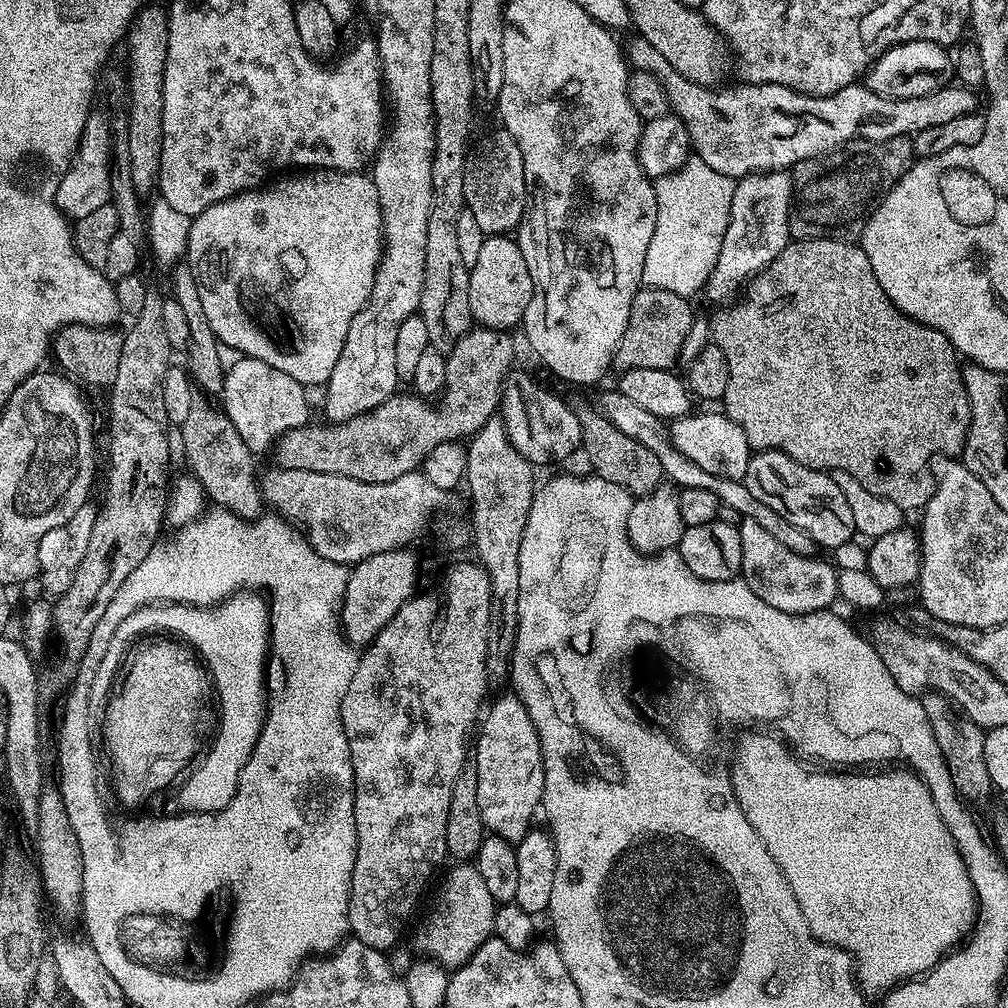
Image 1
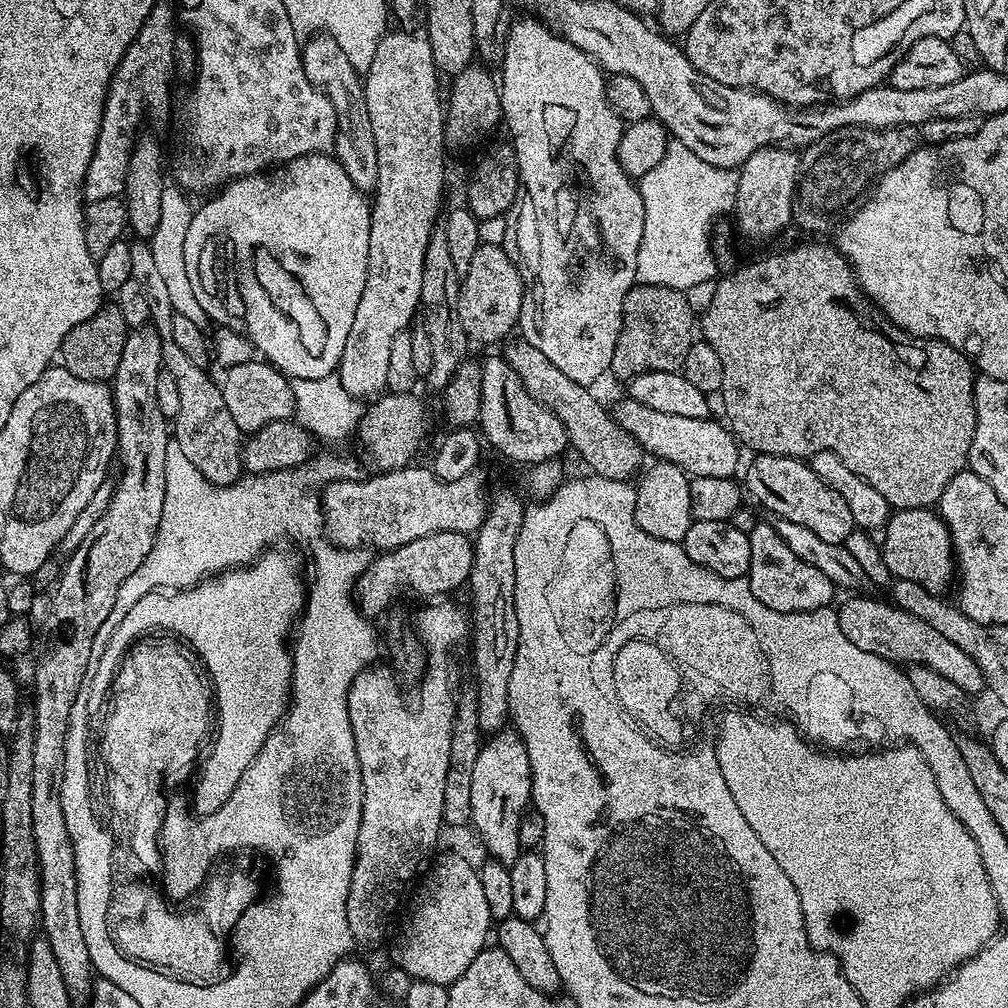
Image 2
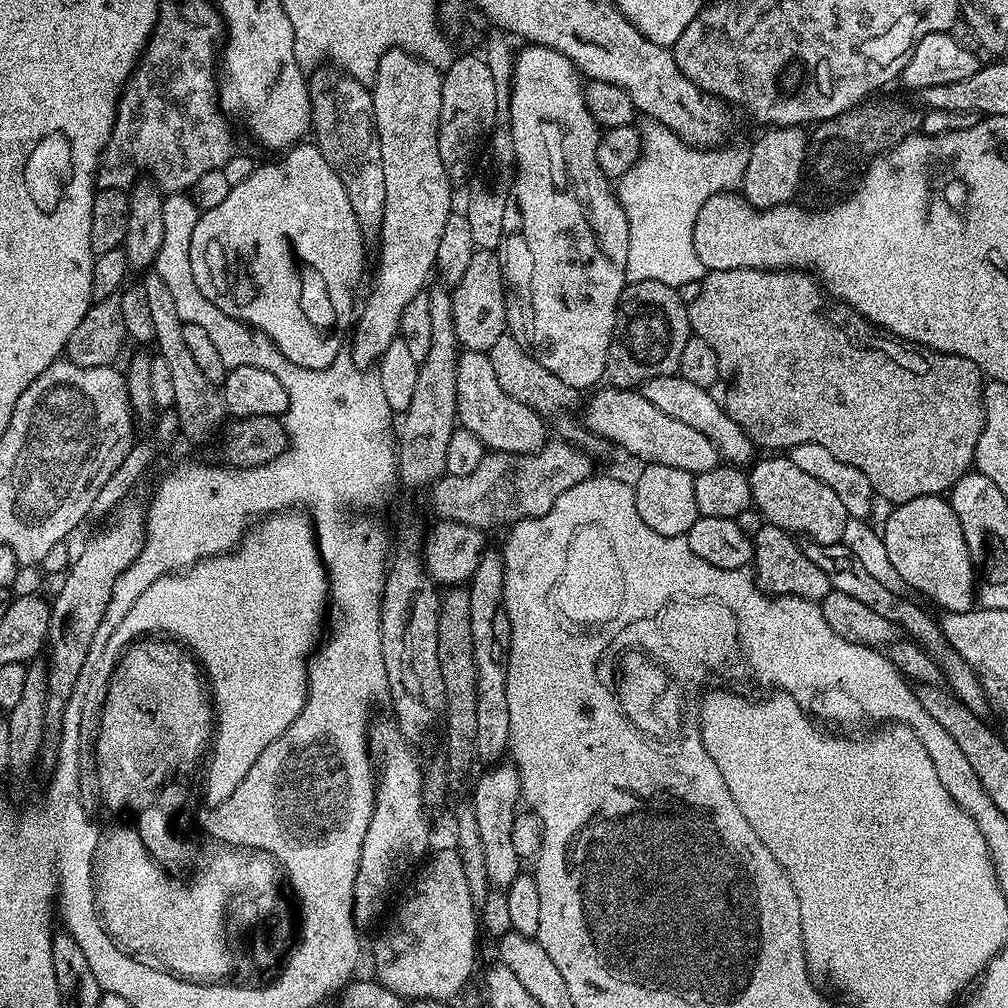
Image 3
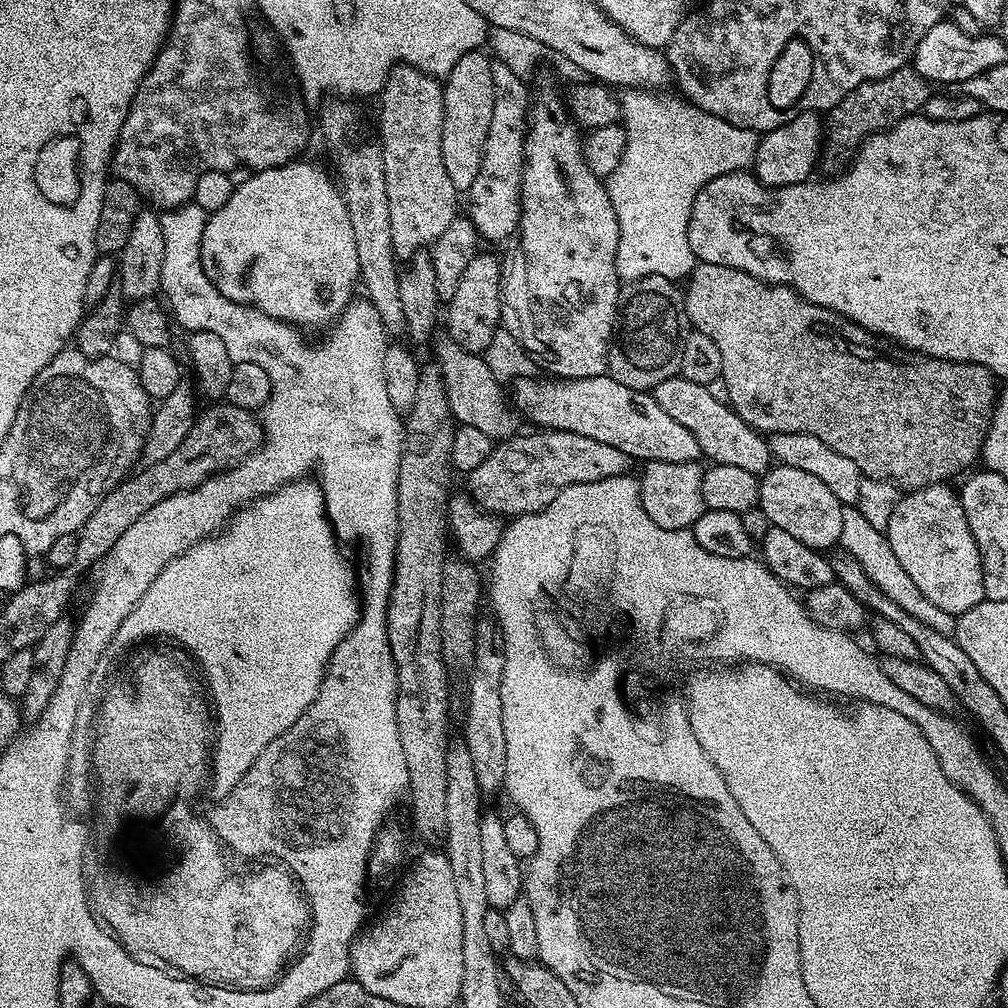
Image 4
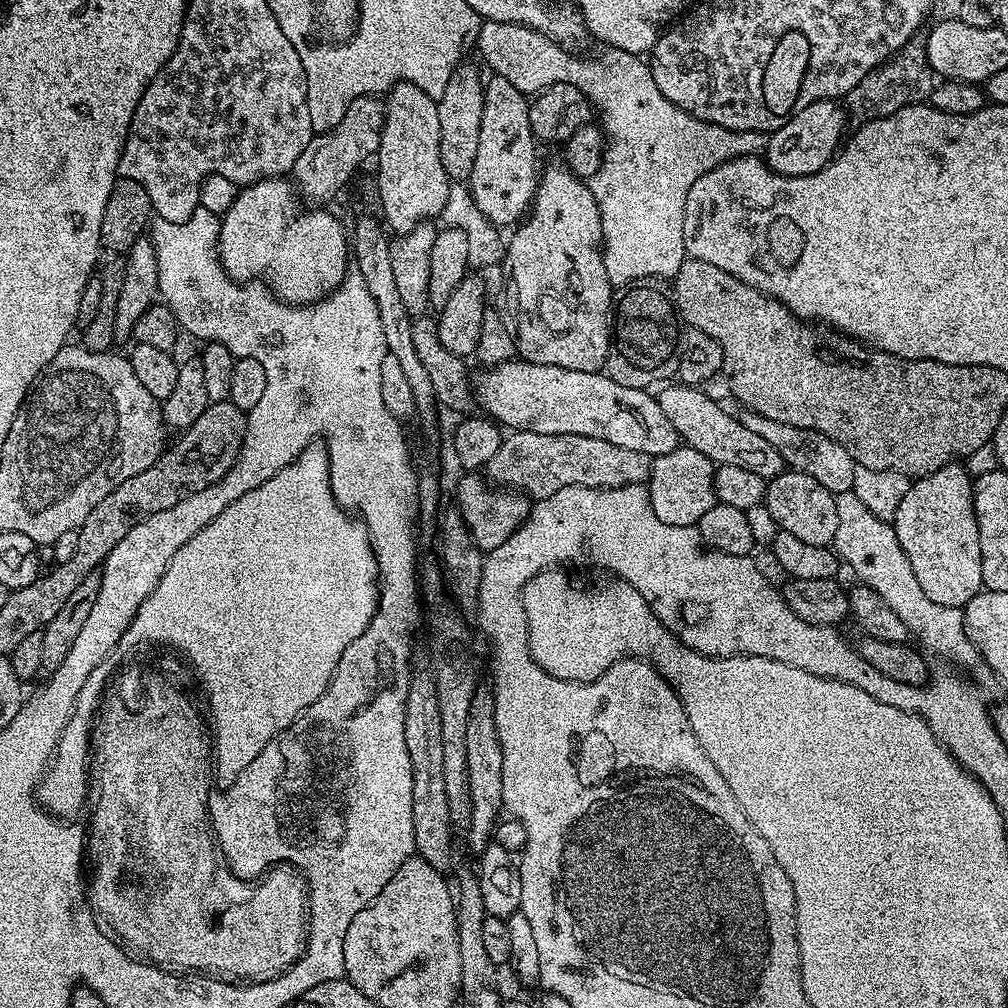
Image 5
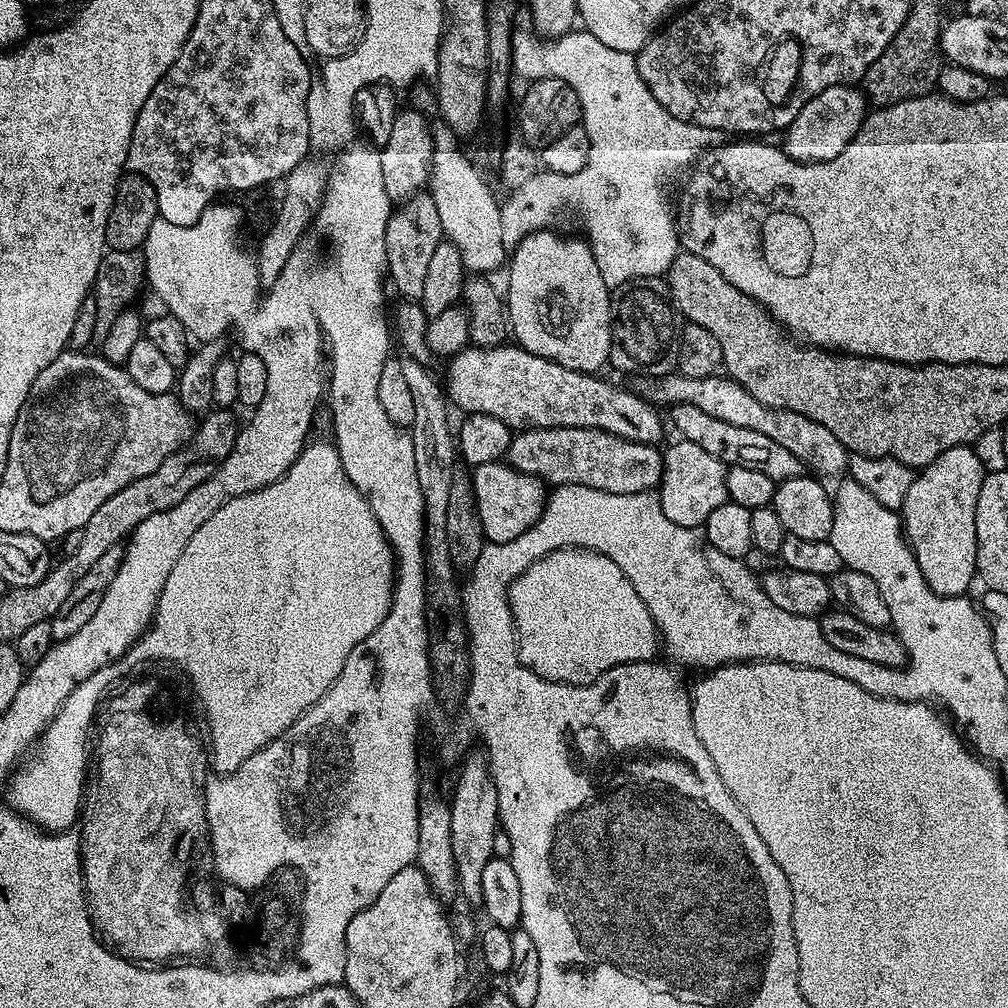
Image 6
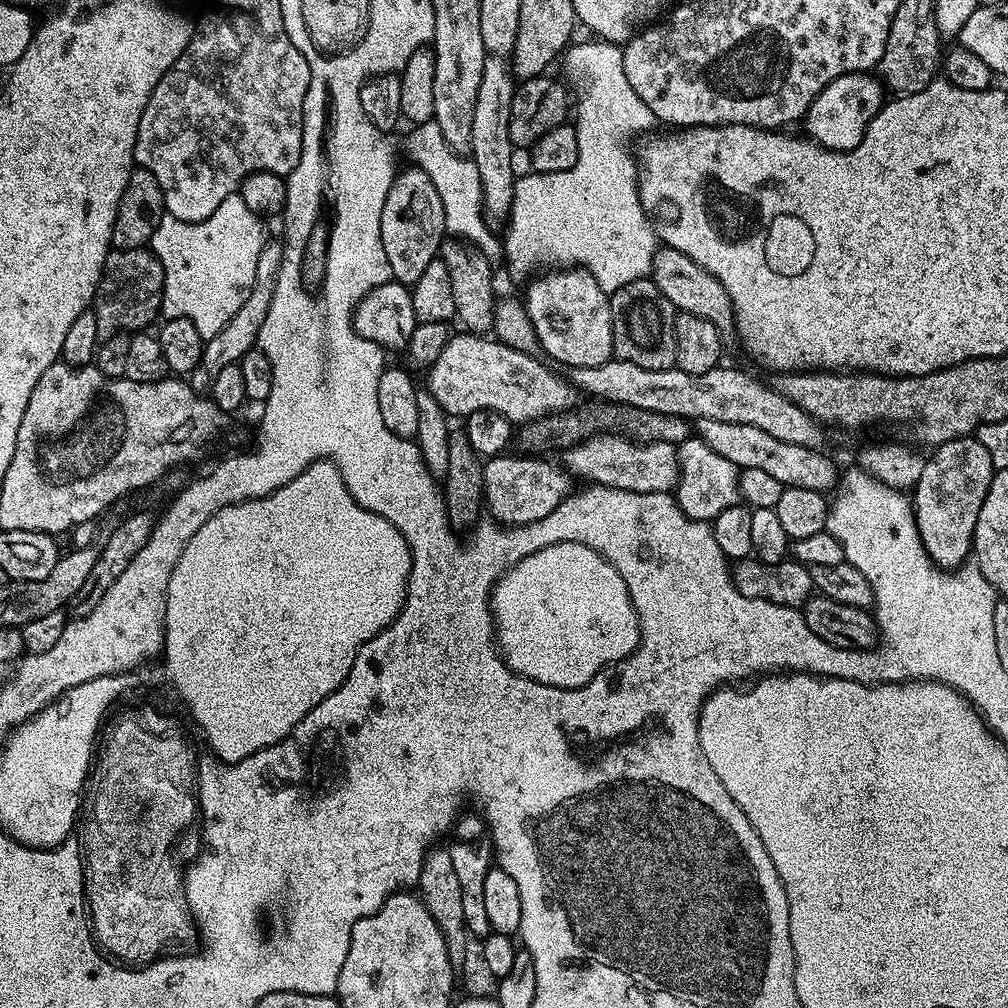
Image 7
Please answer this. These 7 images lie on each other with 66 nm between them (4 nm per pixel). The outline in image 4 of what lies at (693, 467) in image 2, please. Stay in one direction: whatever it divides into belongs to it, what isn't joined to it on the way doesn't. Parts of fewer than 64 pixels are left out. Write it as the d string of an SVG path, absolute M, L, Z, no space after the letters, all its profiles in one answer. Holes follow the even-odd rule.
M607 374L577 380L536 379L515 381L514 408L537 429L582 434L586 438L594 438L594 442L606 442L606 446L622 450L622 454L633 461L690 462L701 459L702 453L694 434L690 434L686 426L674 422L670 414L665 414L662 406L658 406L647 391L622 386L622 382Z

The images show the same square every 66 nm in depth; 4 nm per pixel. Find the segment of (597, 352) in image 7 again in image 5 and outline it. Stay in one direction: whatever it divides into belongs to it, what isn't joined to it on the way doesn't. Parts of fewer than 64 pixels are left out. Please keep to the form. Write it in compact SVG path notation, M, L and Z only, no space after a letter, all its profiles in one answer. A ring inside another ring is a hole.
M563 163L552 164L539 173L530 215L516 230L512 241L511 238L507 241L502 264L508 267L508 296L516 311L514 335L523 359L562 366L566 370L601 371L608 358L614 285L604 265L604 218L600 215L600 201L591 187Z

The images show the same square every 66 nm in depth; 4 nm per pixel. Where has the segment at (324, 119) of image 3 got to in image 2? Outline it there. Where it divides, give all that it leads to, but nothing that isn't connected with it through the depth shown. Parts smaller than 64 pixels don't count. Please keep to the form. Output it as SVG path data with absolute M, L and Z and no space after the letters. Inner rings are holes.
M313 34L303 41L300 61L306 70L306 78L334 106L336 115L336 147L334 155L342 170L350 176L350 182L358 191L368 194L376 187L378 178L378 150L374 146L374 134L370 126L370 114L366 110L364 85L361 73L350 66L342 46L327 34Z

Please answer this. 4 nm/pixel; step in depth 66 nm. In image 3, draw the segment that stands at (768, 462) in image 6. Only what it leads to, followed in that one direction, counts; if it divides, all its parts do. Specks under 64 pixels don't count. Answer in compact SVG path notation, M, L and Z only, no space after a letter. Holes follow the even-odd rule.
M677 374L650 378L640 385L638 391L646 398L646 402L650 402L650 406L662 410L662 414L670 414L670 418L678 418L678 422L698 430L698 434L706 434L706 438L710 438L710 442L716 447L717 457L721 461L732 466L748 466L753 463L752 440L736 425L734 418L730 418L723 403L717 397L716 400L712 397L713 393L709 389L694 386L694 382L686 382L686 378Z

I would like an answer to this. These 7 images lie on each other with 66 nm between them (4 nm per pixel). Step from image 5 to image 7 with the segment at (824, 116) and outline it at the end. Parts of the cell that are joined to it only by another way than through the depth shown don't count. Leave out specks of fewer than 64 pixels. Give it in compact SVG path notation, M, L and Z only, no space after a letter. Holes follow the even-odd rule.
M868 72L842 74L842 78L834 78L834 82L827 84L818 98L814 98L808 113L802 117L803 131L829 152L849 152L862 142L868 123L880 113L885 103L886 89L875 75Z

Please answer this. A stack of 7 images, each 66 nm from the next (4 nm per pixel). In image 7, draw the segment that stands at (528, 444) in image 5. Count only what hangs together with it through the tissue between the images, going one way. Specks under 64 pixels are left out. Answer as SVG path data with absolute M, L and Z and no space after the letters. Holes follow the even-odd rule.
M601 432L563 449L562 456L563 467L573 477L581 476L589 485L602 488L671 493L680 477L680 453L670 442L638 444L623 434Z

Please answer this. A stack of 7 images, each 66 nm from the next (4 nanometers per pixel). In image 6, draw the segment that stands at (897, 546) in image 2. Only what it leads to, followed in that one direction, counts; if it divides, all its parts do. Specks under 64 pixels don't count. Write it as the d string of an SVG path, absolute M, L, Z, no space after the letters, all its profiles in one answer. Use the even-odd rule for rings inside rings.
M959 444L934 458L919 469L913 484L899 508L904 526L904 539L912 547L914 558L922 570L922 578L939 596L962 596L977 579L976 511L978 490L986 471L975 447Z

